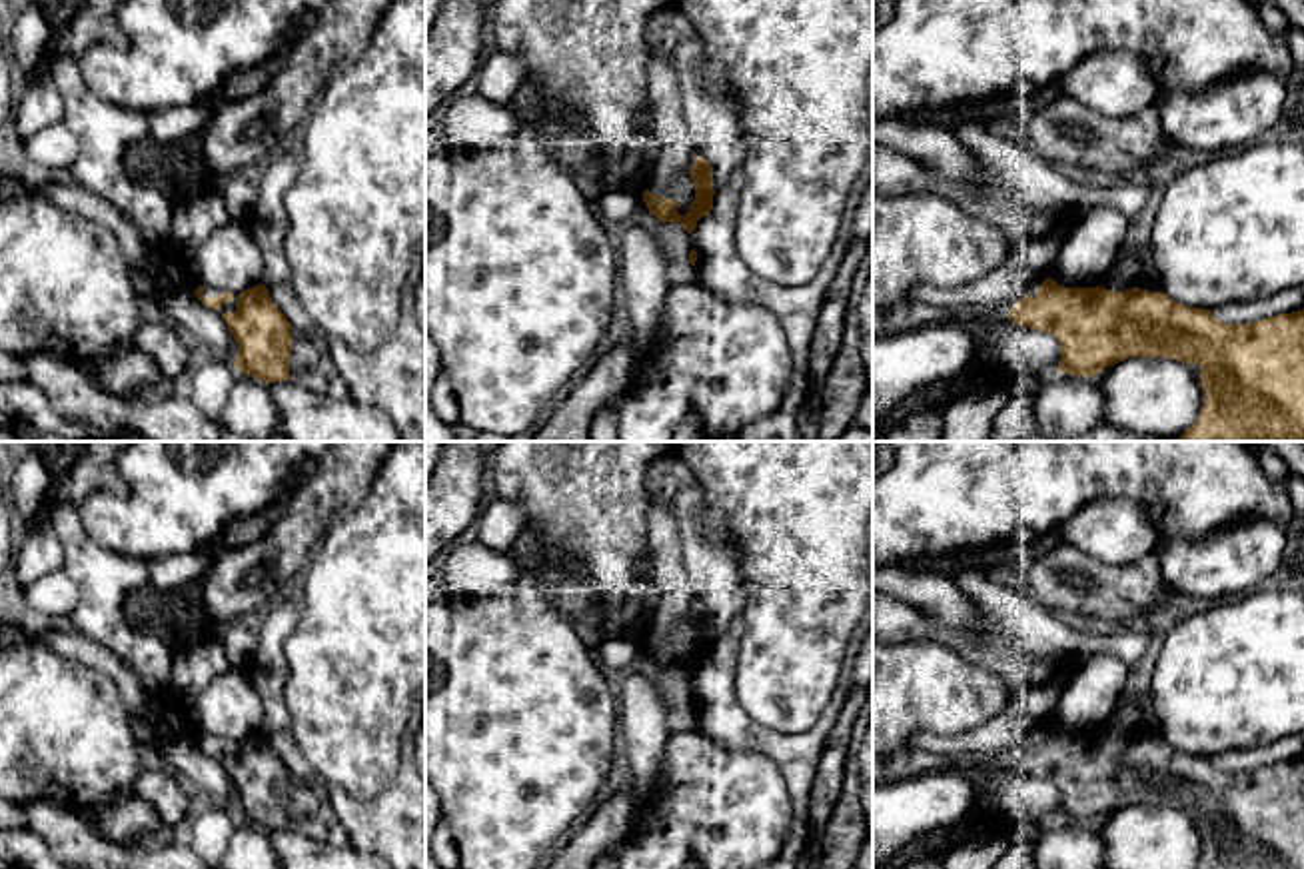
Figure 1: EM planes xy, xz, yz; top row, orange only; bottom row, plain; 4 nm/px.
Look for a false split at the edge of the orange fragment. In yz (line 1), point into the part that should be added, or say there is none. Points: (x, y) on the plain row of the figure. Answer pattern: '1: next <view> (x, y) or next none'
1: next none

